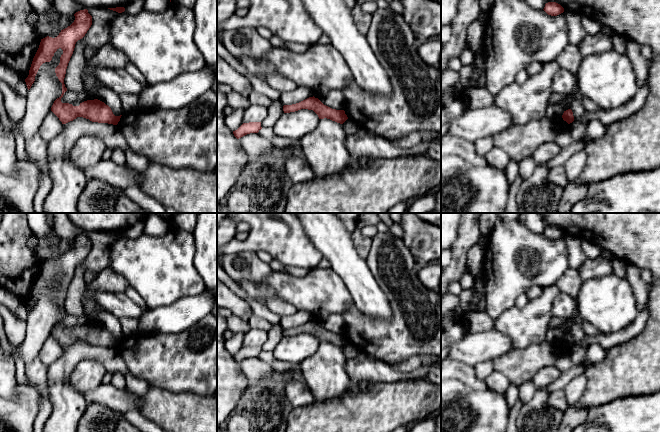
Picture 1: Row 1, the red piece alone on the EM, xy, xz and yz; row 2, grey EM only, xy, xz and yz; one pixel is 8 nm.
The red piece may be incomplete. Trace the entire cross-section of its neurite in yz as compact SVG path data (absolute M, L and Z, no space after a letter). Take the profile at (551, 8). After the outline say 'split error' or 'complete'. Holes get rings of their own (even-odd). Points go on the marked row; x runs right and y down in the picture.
M548 2L543 9L548 15L557 16L564 12L564 8L556 2Z | complete

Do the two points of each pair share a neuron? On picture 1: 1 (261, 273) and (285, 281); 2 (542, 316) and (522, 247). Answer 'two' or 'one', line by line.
1: two
2: two

